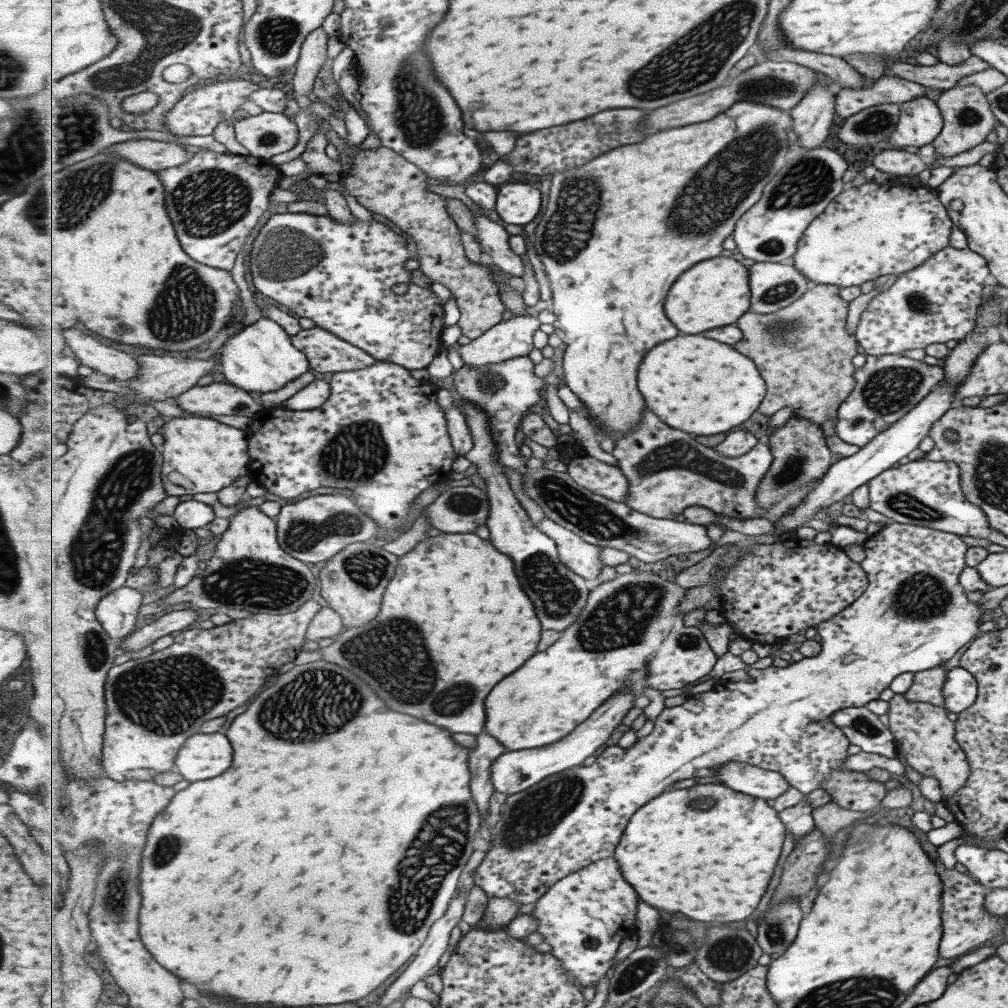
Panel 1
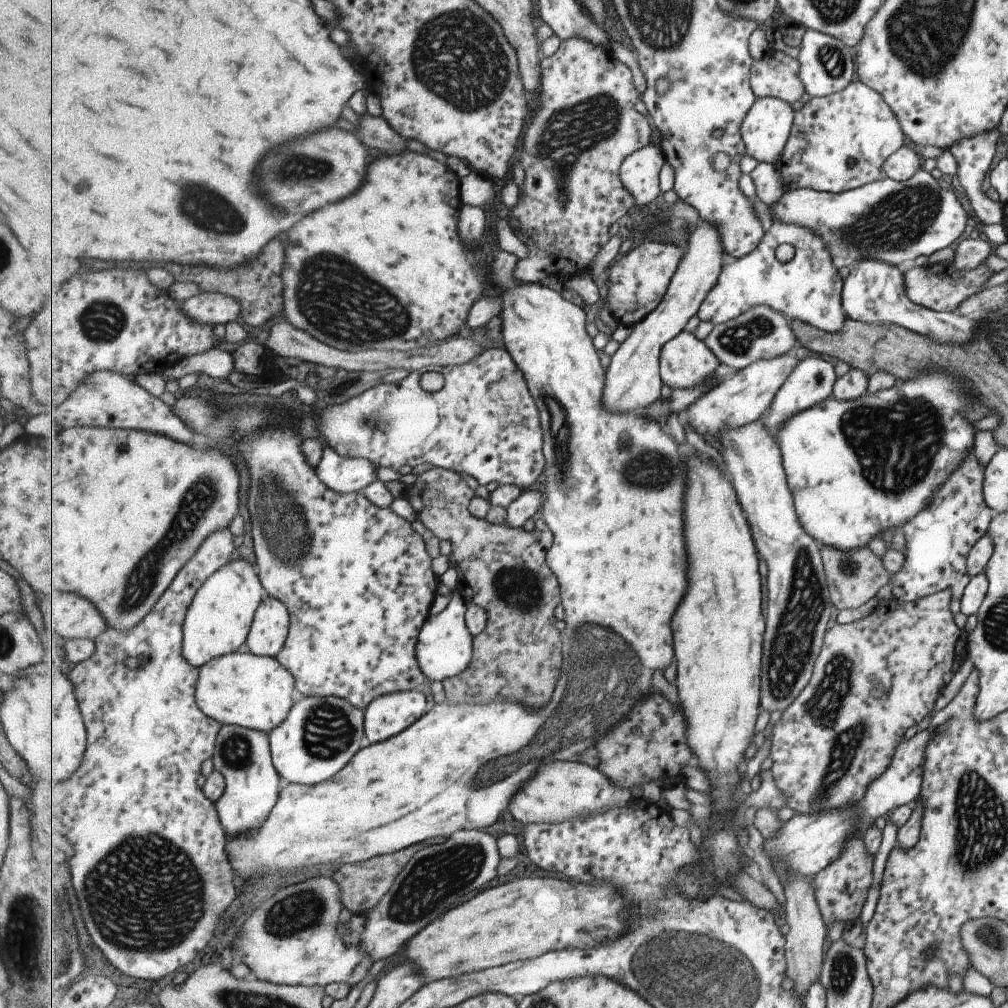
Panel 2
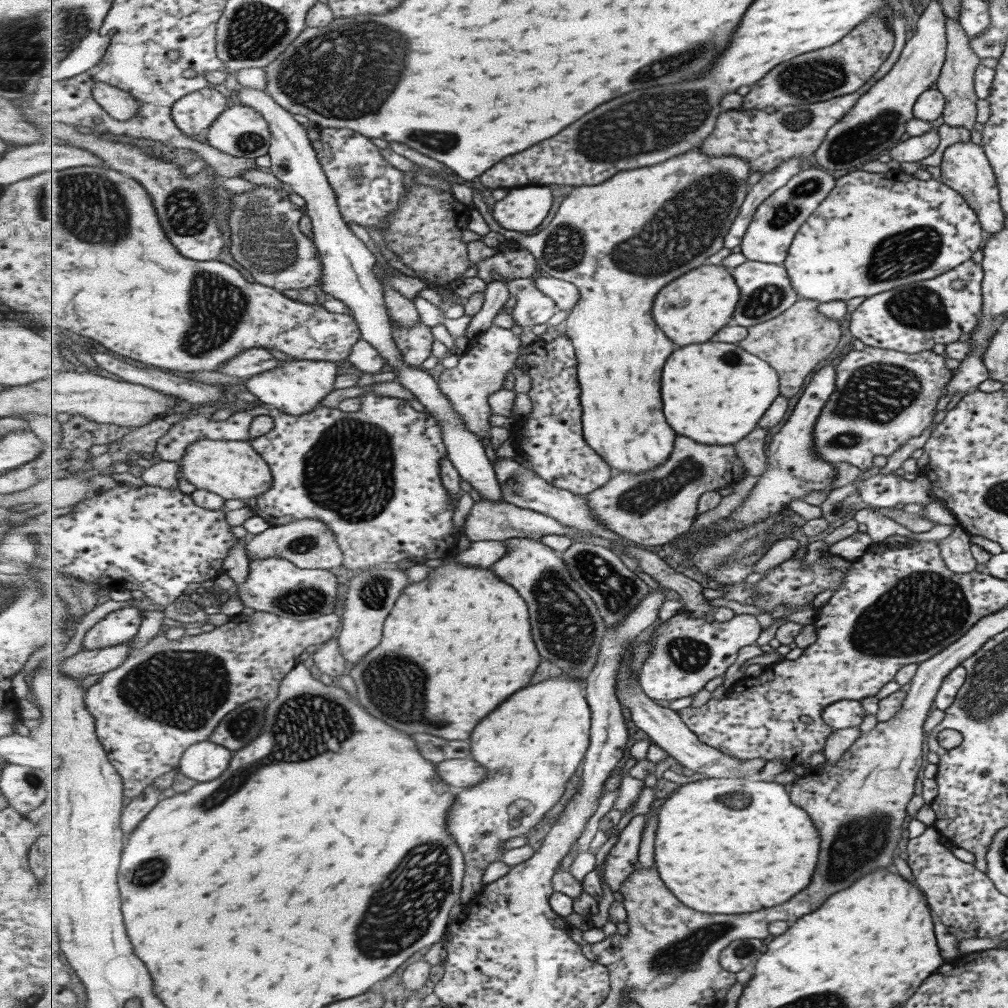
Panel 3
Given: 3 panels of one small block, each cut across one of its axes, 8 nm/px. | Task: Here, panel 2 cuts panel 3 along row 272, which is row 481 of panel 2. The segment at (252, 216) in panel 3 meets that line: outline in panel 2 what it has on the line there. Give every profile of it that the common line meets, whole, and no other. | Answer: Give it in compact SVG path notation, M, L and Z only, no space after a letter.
M278 403L268 407L273 412L271 426L267 422L261 432L257 430L257 434L239 436L231 444L237 448L239 461L247 466L249 472L251 472L250 478L253 478L253 482L251 482L248 490L248 511L252 523L254 552L261 583L264 584L266 595L281 600L292 614L288 641L284 650L281 650L281 653L276 658L295 676L300 697L321 696L321 698L329 698L329 696L333 696L333 698L345 698L355 708L366 710L371 702L376 701L381 696L419 689L421 684L425 682L425 674L417 659L417 644L421 630L423 630L423 626L427 624L430 618L429 612L431 612L431 606L435 602L435 597L438 596L437 588L439 588L439 583L441 582L441 577L438 577L433 572L433 568L431 568L433 558L427 552L423 536L415 532L411 528L411 524L405 518L401 518L399 514L395 514L391 508L380 508L375 506L373 502L369 502L365 498L363 491L352 494L339 494L330 490L329 486L326 486L319 479L317 470L307 462L307 458L302 452L304 441L301 439L299 424L293 422L293 416L295 416L293 410L285 408L285 405Z

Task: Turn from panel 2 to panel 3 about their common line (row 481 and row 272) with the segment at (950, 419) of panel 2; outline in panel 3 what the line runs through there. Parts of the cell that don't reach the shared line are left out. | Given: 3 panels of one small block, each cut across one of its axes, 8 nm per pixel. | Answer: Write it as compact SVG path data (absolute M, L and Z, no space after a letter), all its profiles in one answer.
M859 168L848 175L837 178L836 186L832 189L833 192L829 192L829 200L825 200L825 204L821 204L821 208L817 208L817 212L813 212L813 220L809 220L809 224L805 224L805 228L801 228L796 234L788 258L783 263L787 267L791 283L801 299L817 300L821 303L833 302L833 300L846 301L851 298L859 298L859 296L867 298L879 294L879 292L897 288L901 284L930 280L963 264L965 260L970 260L971 254L979 248L982 230L976 215L958 192L940 181L930 179L924 182L913 178L912 175L903 174L900 170L886 174L881 172L873 174L873 172L863 172Z

